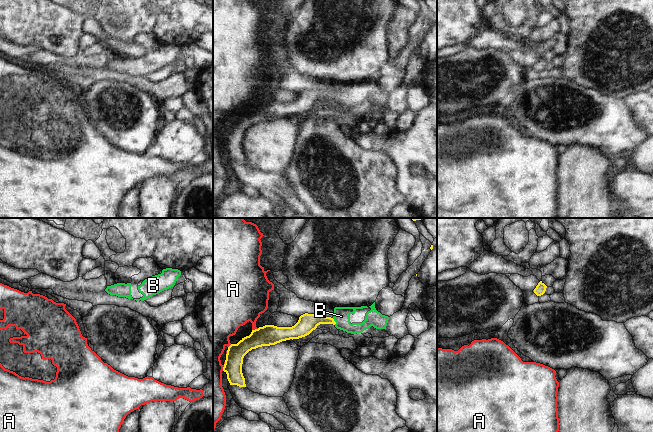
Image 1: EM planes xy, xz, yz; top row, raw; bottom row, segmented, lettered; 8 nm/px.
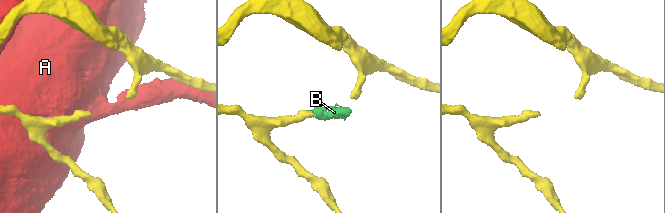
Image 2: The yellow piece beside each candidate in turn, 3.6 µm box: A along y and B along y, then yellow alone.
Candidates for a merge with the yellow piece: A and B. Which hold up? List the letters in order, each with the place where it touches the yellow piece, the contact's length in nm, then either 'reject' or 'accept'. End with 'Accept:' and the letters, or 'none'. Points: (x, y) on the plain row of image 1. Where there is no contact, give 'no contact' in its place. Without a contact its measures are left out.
A: meets yellow in xz at (255, 105); contact 60 nm long; reject
B: meets yellow in xz at (334, 97); contact 60 nm long; accept
Accept: B

